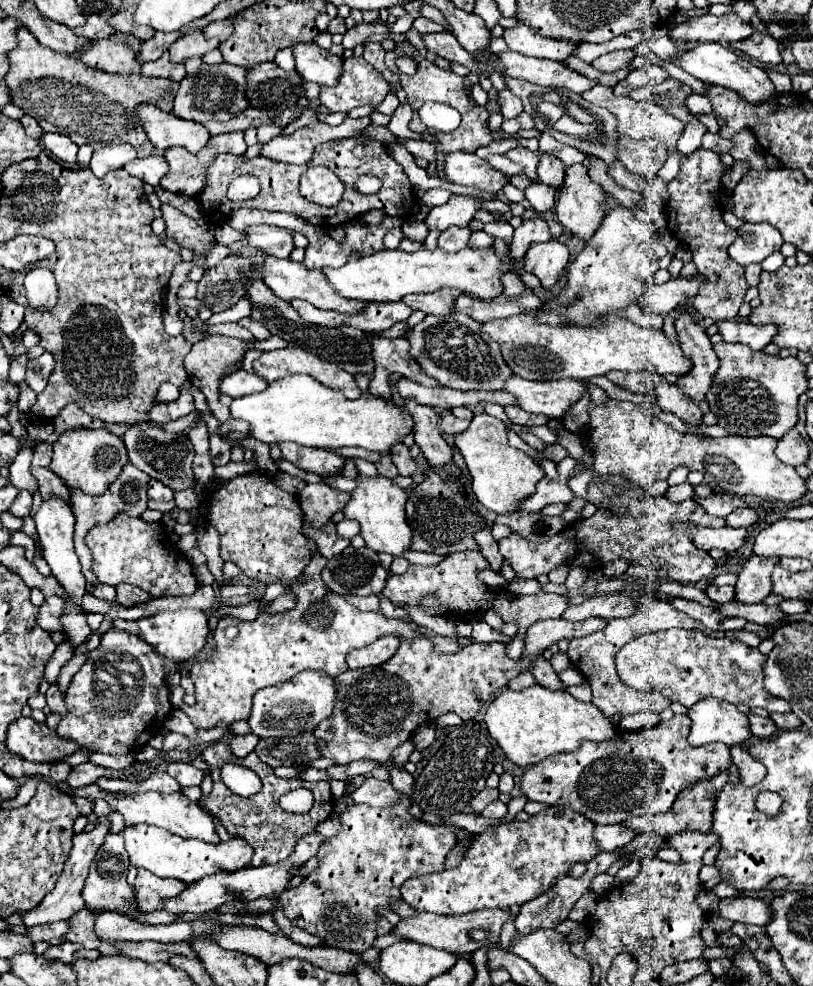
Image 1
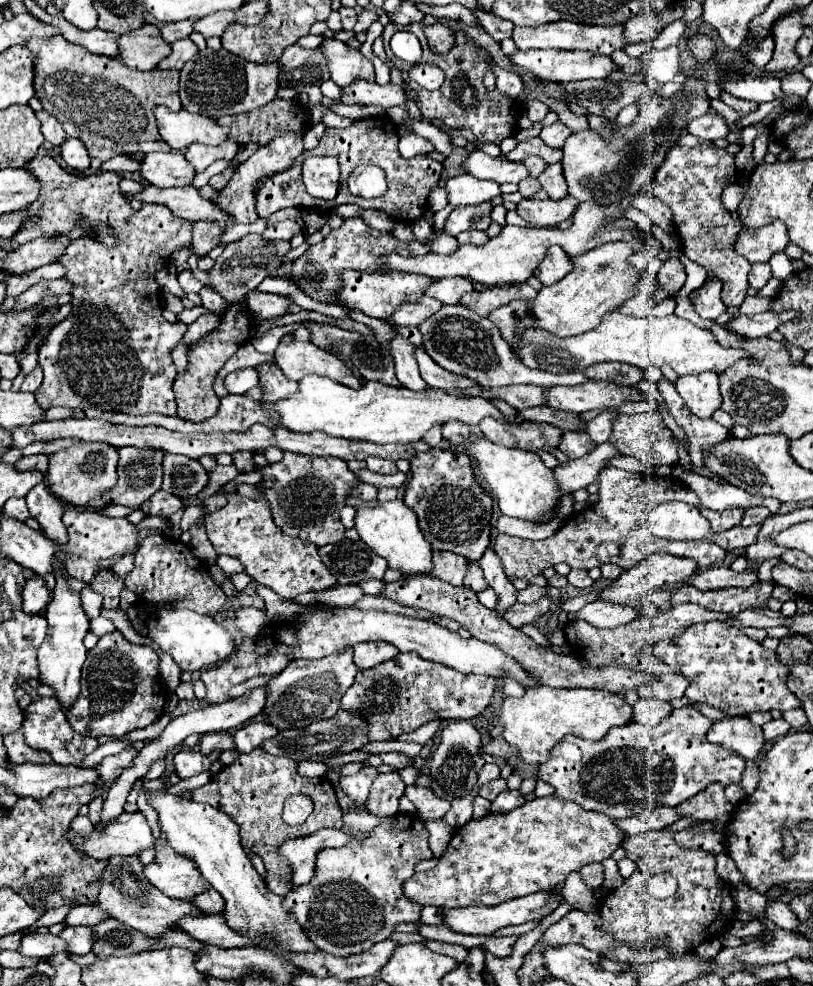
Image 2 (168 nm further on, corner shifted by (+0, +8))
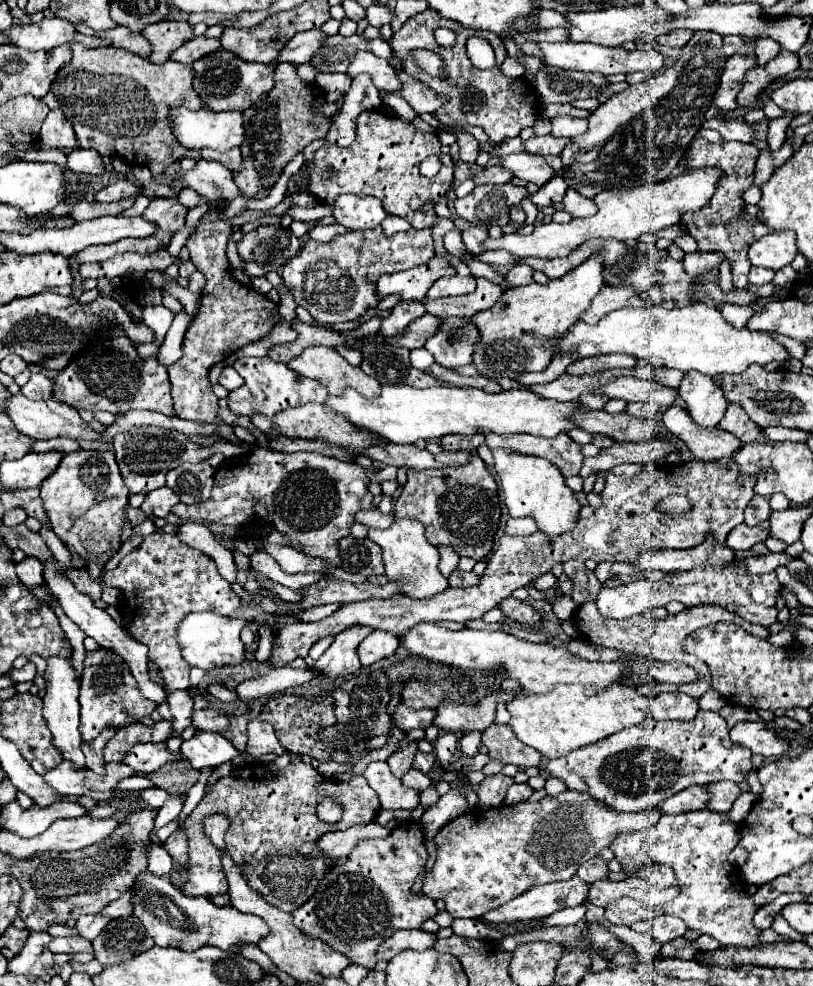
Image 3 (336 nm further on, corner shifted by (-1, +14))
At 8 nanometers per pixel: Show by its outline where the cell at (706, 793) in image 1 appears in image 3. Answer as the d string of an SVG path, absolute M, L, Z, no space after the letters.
M715 782L709 786L709 792L711 792L709 808L715 812L729 812L733 802L741 794L741 790L735 782Z

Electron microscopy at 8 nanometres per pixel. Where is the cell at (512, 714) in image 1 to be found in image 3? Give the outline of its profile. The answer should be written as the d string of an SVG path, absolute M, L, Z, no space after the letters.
M555 686L547 694L527 694L515 698L507 704L511 714L509 726L513 728L515 736L539 750L545 758L559 758L567 756L569 752L603 740L627 726L639 724L651 716L649 698L643 696L635 686L611 686L599 696L587 698L583 694L583 686Z

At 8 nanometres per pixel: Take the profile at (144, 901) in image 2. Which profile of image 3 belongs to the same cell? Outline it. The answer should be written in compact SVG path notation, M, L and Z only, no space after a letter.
M143 872L133 888L135 892L135 910L133 914L141 920L141 924L147 928L149 936L155 940L159 946L175 946L185 952L195 952L201 946L217 946L225 952L235 952L245 944L257 946L267 934L269 926L259 918L251 914L243 914L235 910L233 906L217 908L209 898L193 898L185 896L181 890L173 888L167 878L153 876L149 872Z

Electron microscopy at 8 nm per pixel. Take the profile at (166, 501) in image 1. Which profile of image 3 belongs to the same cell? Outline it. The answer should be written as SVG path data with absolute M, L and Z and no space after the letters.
M163 486L163 488L153 490L151 494L147 494L145 502L141 504L141 510L143 510L149 518L167 518L169 512L171 512L171 508L173 508L177 502L179 502L179 496L177 496L171 488Z

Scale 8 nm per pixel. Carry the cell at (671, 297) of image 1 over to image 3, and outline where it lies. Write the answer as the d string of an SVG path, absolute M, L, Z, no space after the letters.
M603 286L603 290L599 290L599 294L591 300L591 306L585 310L581 320L587 324L595 324L605 314L619 310L619 308L625 308L627 300L631 296L635 296L635 294L629 286Z

